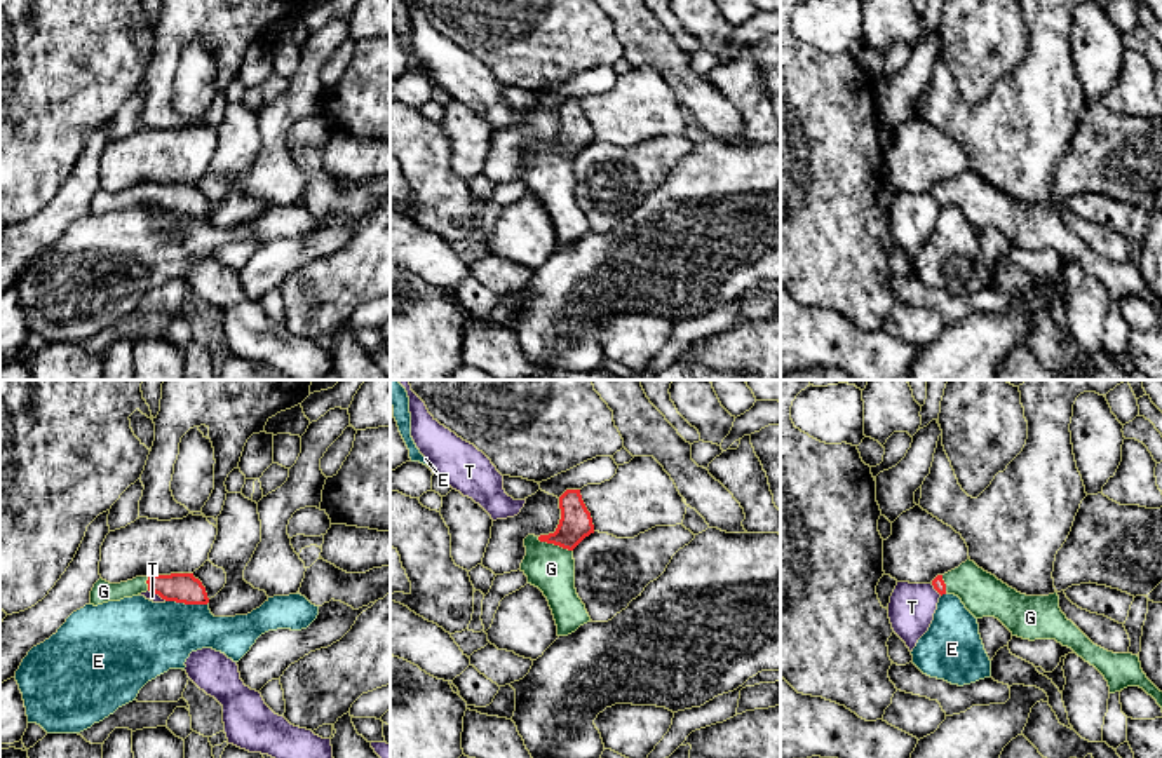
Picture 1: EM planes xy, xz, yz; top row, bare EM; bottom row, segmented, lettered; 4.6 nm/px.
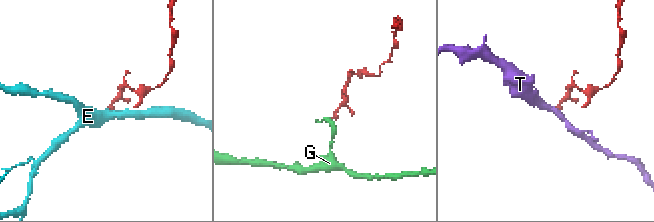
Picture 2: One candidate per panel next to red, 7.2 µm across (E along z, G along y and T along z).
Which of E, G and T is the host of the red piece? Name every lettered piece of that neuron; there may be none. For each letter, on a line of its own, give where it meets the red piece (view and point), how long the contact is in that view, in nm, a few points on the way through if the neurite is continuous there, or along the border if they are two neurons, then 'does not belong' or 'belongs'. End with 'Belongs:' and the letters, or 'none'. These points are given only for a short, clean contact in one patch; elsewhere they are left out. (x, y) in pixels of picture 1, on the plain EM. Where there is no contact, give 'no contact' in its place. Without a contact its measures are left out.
E: contact xy (187, 213); length 200 nm; border xy (166, 209), (208, 213); does not belong
G: contact xz (554, 154); length 180 nm; way xz (575, 133), (554, 154), (551, 178); belongs
T: contact yz (936, 199); length 80 nm; border yz (931, 194), (941, 204); does not belong
Belongs: G

